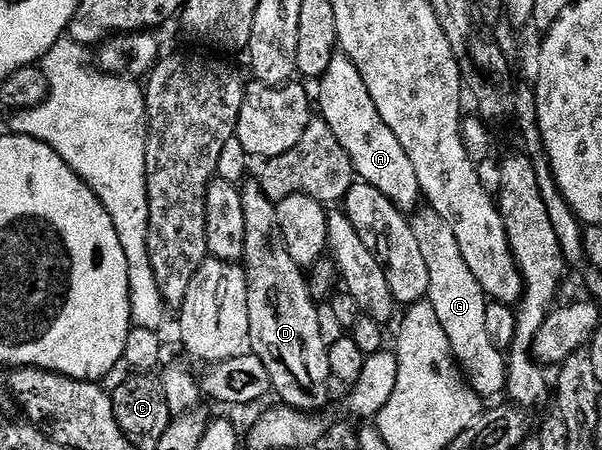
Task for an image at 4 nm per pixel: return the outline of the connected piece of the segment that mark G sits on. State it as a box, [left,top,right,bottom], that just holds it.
[410,210,507,398]

